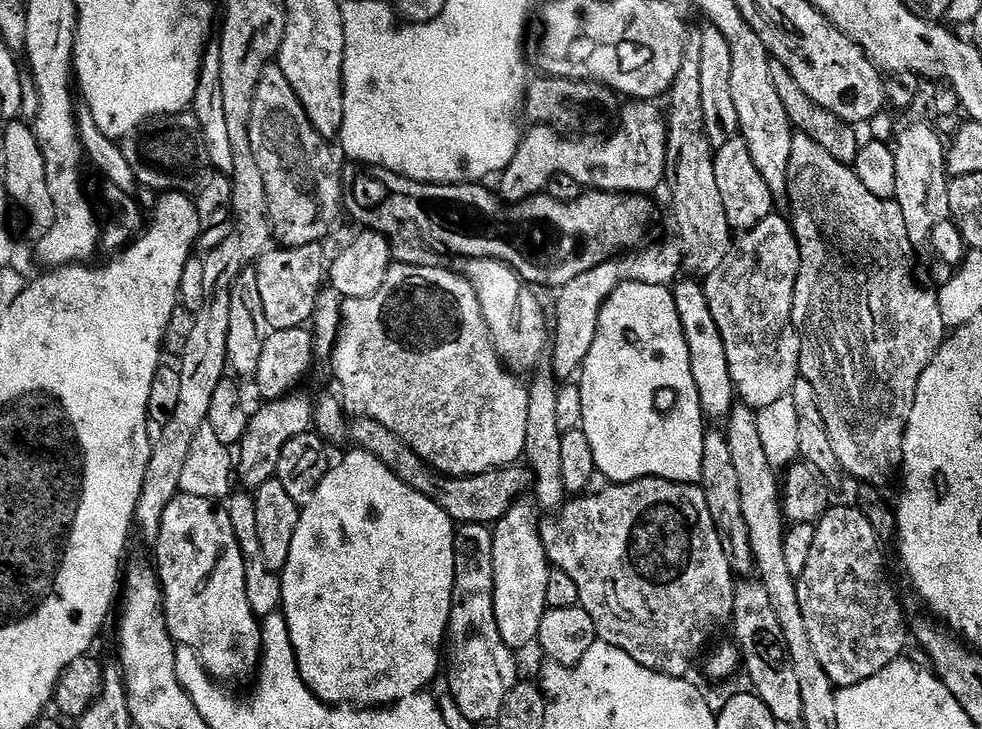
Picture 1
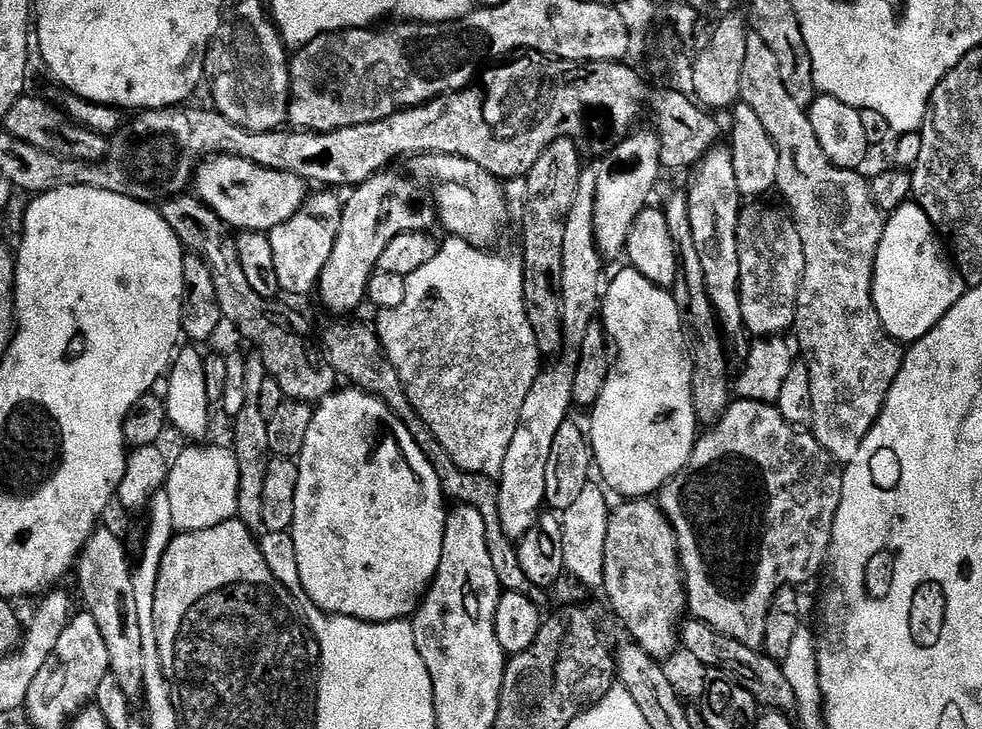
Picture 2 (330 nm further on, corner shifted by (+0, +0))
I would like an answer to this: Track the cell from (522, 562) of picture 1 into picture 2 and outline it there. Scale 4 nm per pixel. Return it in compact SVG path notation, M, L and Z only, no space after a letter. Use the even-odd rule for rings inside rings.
M585 167L578 178L578 194L574 194L574 206L570 206L570 214L566 218L566 234L562 241L562 330L564 331L564 350L560 353L553 368L545 367L536 377L534 386L530 386L530 394L526 394L526 403L522 405L520 425L514 430L514 439L510 441L510 450L506 450L506 462L502 462L502 470L498 477L498 510L502 530L506 530L513 542L519 542L536 524L537 516L541 515L545 507L546 494L546 462L550 462L550 449L554 447L554 434L558 434L558 426L569 419L573 411L572 395L574 394L574 374L576 363L582 350L582 342L590 330L590 326L597 323L602 312L602 285L605 283L604 267L606 261L600 255L600 247L596 245L594 232L594 204L598 190L598 171L595 167Z

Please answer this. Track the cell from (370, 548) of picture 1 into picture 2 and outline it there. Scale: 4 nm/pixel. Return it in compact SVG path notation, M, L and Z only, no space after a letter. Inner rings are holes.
M341 387L315 405L305 446L298 457L300 466L298 494L294 494L294 522L290 529L298 558L298 574L302 578L302 586L306 590L306 594L310 594L310 598L324 612L330 612L334 616L353 616L375 624L391 620L408 620L419 608L428 589L432 587L432 580L436 577L436 571L442 562L446 497L443 490L440 489L438 474L428 460L427 454L419 449L409 430L391 409L378 397L364 392L358 387L345 387Z

